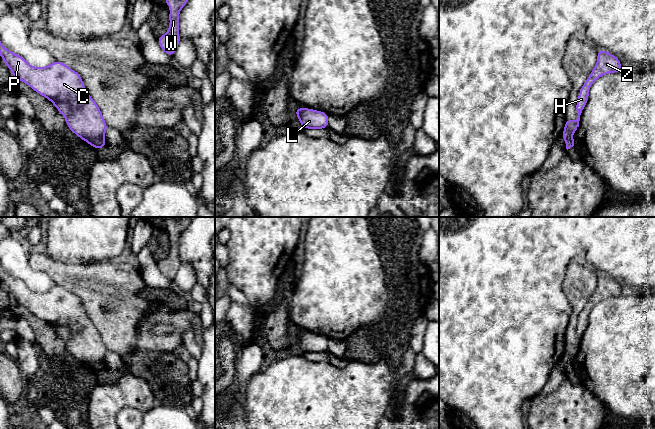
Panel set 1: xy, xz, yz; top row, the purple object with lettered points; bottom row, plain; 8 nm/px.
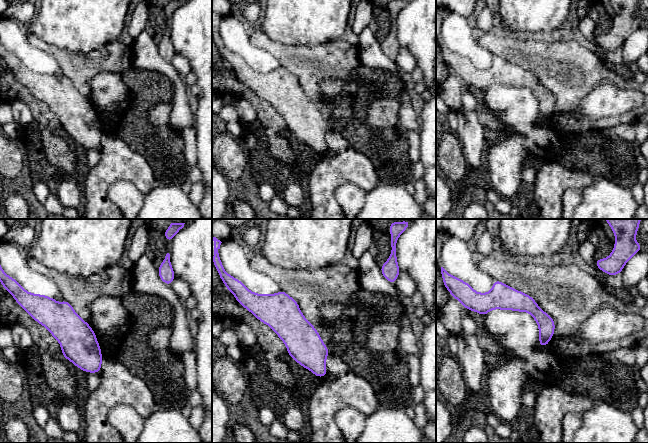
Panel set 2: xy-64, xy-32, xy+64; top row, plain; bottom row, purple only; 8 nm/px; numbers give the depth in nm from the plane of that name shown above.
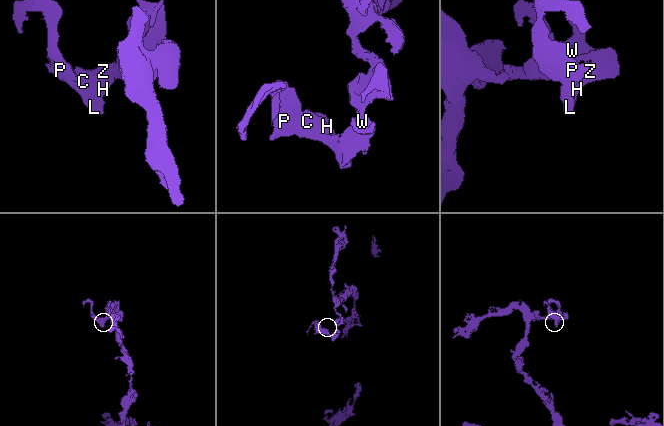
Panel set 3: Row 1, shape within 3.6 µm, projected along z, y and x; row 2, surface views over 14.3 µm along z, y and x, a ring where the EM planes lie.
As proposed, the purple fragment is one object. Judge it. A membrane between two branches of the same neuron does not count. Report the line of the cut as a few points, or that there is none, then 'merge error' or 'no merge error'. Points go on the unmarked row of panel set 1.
cut none; no merge error

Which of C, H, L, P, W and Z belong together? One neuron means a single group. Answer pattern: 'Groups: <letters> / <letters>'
Groups: C H L P W Z

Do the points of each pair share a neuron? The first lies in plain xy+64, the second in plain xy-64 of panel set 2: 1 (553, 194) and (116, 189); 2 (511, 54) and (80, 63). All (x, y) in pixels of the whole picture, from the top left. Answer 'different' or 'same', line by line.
1: different
2: same

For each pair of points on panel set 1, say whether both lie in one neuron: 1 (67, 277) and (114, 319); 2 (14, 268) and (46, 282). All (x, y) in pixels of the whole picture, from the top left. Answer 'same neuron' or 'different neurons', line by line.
1: same neuron
2: same neuron

